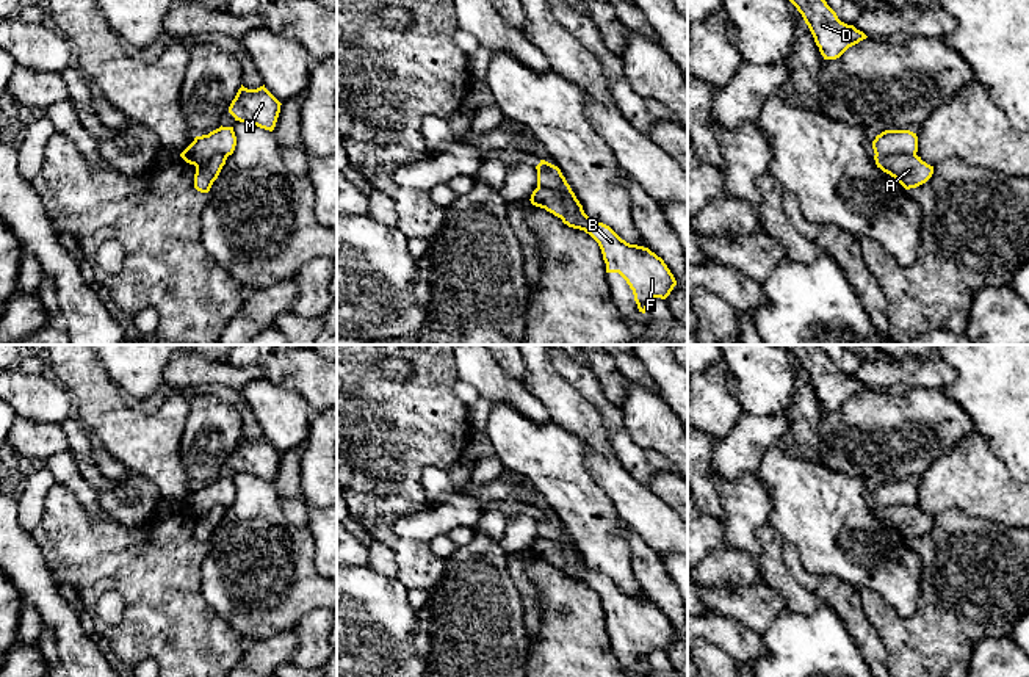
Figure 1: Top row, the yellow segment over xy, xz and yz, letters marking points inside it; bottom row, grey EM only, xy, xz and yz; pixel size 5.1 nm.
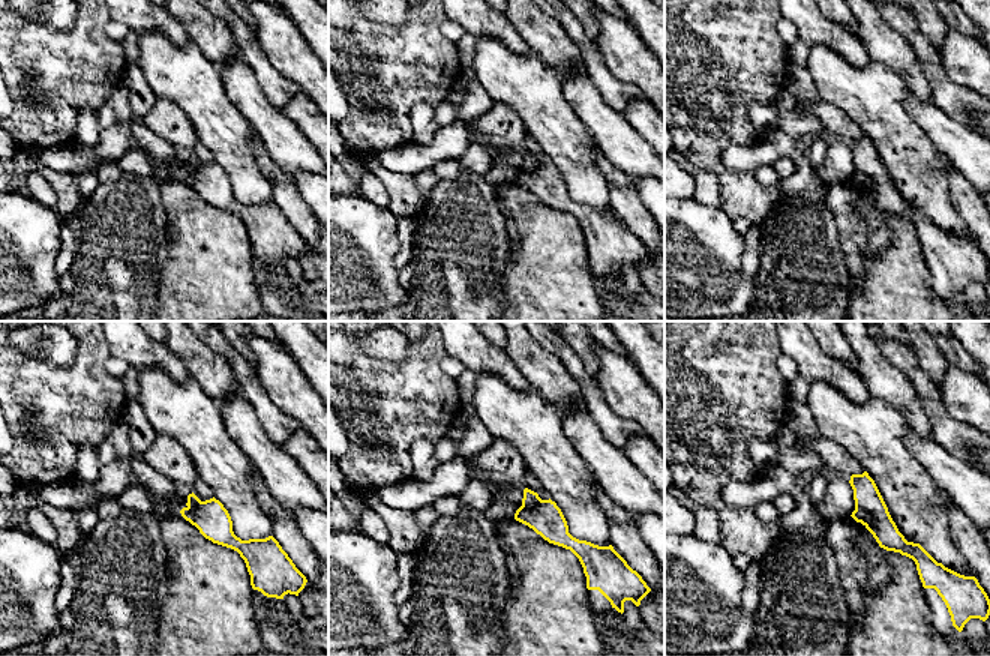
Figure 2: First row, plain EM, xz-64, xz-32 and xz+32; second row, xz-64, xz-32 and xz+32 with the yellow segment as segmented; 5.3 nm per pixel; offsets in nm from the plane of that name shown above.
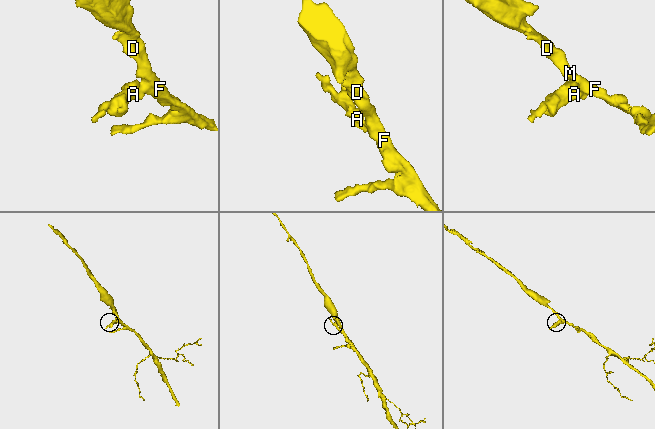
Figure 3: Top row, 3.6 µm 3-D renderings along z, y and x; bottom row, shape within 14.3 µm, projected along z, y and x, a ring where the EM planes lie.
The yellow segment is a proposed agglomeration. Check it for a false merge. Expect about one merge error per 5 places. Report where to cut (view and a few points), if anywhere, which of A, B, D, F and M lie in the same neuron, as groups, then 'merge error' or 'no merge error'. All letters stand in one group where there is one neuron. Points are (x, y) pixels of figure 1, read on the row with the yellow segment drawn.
cut xz (566, 195), (574, 201), (581, 229); groups A / B D F M; merge error

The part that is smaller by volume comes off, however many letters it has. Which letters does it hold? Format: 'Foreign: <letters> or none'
Foreign: A

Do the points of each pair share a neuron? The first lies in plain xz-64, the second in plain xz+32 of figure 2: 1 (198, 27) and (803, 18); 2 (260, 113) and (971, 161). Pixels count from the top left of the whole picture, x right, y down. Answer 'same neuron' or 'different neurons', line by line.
1: different neurons
2: same neuron

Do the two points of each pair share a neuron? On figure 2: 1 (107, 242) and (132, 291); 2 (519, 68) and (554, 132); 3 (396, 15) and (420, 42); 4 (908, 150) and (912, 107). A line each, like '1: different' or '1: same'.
1: same
2: same
3: different
4: different

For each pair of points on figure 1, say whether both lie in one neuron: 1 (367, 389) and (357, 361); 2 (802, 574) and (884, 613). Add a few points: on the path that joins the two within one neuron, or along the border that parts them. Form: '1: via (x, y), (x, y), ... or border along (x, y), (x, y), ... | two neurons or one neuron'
1: via (361, 383), (357, 380), (357, 367) | one neuron
2: border along (854, 588), (863, 613), (879, 635) | two neurons

